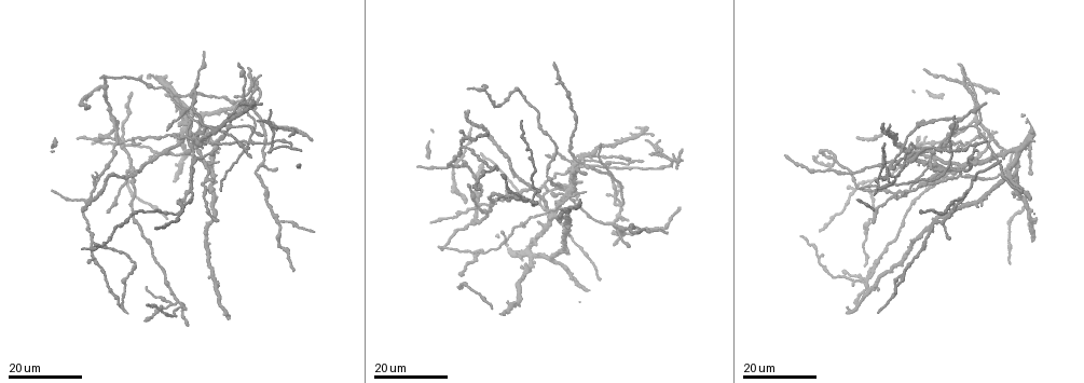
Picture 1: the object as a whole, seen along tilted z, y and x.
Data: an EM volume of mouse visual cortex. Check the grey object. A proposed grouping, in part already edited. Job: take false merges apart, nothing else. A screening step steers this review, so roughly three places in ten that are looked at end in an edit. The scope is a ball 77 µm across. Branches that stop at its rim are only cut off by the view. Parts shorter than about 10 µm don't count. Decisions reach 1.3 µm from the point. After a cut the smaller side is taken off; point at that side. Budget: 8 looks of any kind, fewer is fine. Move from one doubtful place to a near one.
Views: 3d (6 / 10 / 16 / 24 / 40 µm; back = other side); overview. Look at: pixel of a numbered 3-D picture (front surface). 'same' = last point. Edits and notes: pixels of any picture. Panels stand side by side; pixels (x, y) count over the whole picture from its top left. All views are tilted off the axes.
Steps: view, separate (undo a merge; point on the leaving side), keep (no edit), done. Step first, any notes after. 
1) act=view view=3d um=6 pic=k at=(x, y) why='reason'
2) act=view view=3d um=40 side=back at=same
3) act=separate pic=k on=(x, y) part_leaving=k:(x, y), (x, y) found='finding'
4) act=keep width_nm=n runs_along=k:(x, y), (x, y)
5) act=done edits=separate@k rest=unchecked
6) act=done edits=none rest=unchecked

act=view view=3d um=16 pic=1 at=(176, 303) why='arms part here'

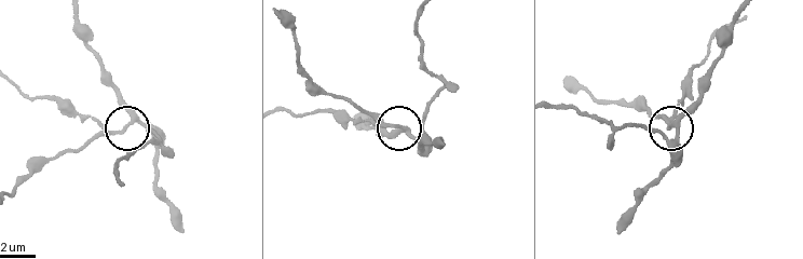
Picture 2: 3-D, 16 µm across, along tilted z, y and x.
act=view view=3d um=6 pic=2 at=(133, 122) why='zoom in'

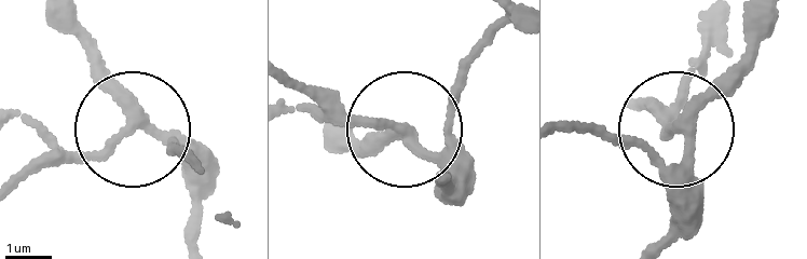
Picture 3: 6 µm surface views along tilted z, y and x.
act=keep width_nm=210 found='one neuron here'

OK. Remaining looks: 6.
act=view view=3d um=24 pic=1 at=(614, 197) why='looks like a crossing'

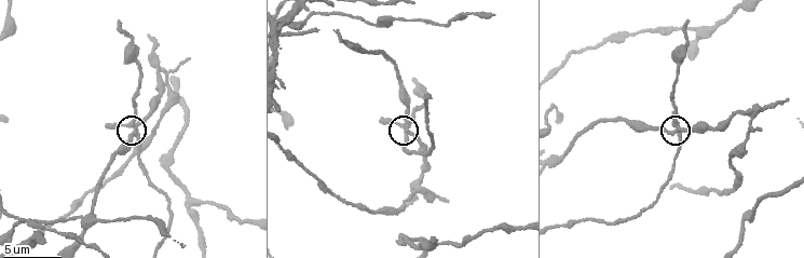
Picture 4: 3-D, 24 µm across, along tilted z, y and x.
act=view view=3d um=6 pic=4 at=(679, 134)

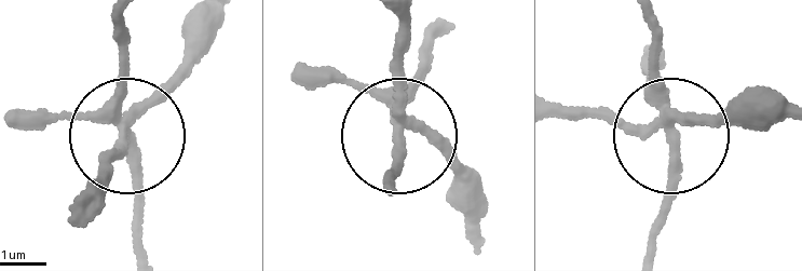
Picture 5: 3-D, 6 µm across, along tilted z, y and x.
act=view view=3d um=6 side=back pic=5 at=(671, 133)

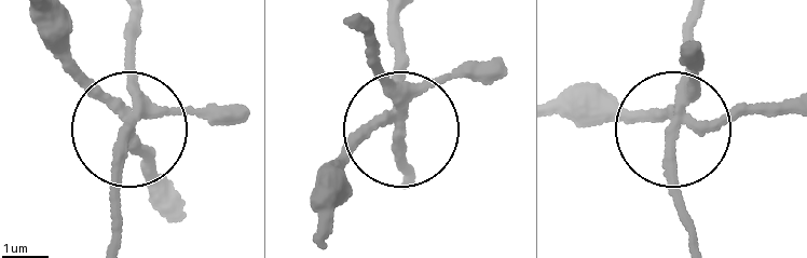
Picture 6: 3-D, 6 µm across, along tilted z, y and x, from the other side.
act=separate pic=6 on=(197, 113) width_nm=230 found='a second neuron is stuck on'

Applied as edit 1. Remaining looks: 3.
act=view view=3d um=10 pic=4 at=(339, 39) why='side arm on a straight run'

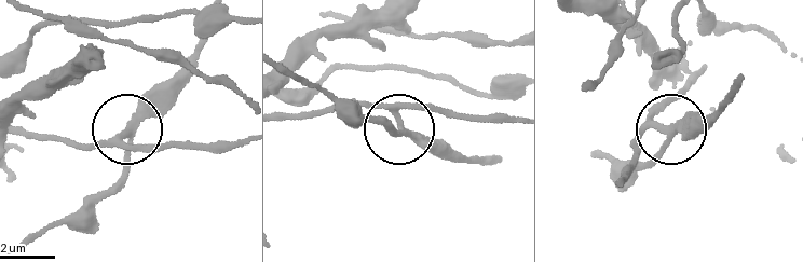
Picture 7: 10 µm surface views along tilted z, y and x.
act=view view=3d um=10 side=back pic=7 at=(129, 135)

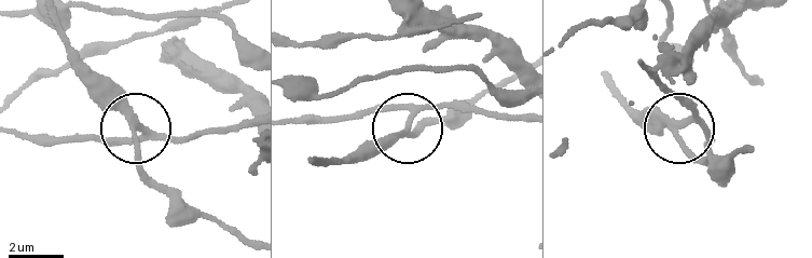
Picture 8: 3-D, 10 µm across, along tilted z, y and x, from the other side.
act=separate pic=8 on=(109, 140) part_leaving=8:(135, 125), (171, 140), (249, 121) found='two neurons meet here'

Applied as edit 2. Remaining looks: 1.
act=done edits=separate@6,separate@8 rest=unchecked

